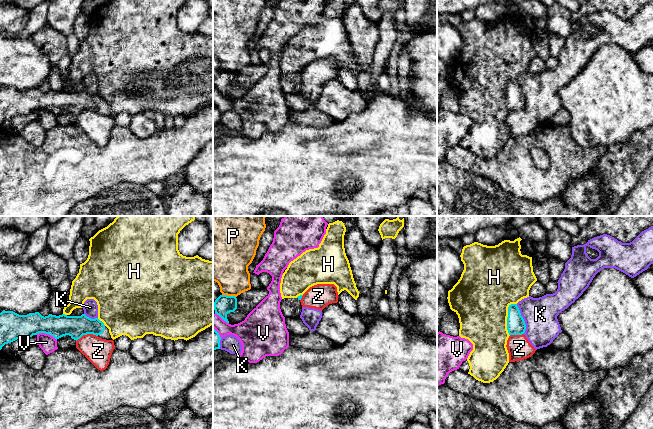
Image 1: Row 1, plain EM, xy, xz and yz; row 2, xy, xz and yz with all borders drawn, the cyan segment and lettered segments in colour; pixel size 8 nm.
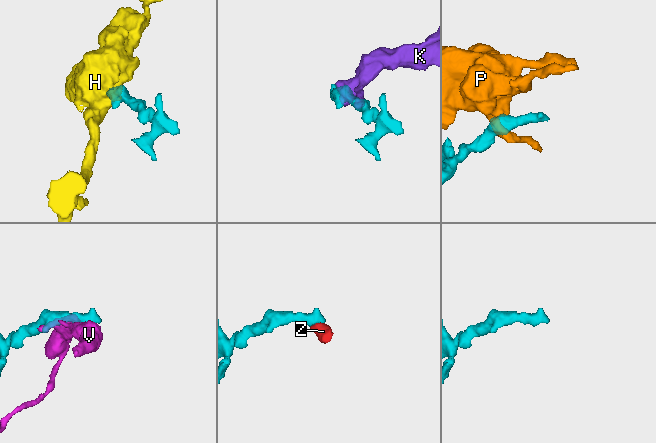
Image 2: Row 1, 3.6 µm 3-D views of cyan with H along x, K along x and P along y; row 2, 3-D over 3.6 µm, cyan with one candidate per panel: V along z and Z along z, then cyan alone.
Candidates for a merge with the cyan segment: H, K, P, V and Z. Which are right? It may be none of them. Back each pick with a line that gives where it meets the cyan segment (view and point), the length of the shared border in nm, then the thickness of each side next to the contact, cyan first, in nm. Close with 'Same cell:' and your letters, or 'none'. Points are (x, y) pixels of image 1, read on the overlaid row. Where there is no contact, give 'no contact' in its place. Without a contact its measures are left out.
Same cell: none

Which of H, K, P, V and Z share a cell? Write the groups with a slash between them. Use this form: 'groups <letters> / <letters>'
groups H / K Z / P / V

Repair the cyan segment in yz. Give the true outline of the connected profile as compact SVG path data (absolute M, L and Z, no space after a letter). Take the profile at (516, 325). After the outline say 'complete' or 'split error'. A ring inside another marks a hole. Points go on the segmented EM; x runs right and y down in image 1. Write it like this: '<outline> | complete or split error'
M511 304L508 307L507 330L509 335L522 335L525 333L526 324L517 304Z | complete

